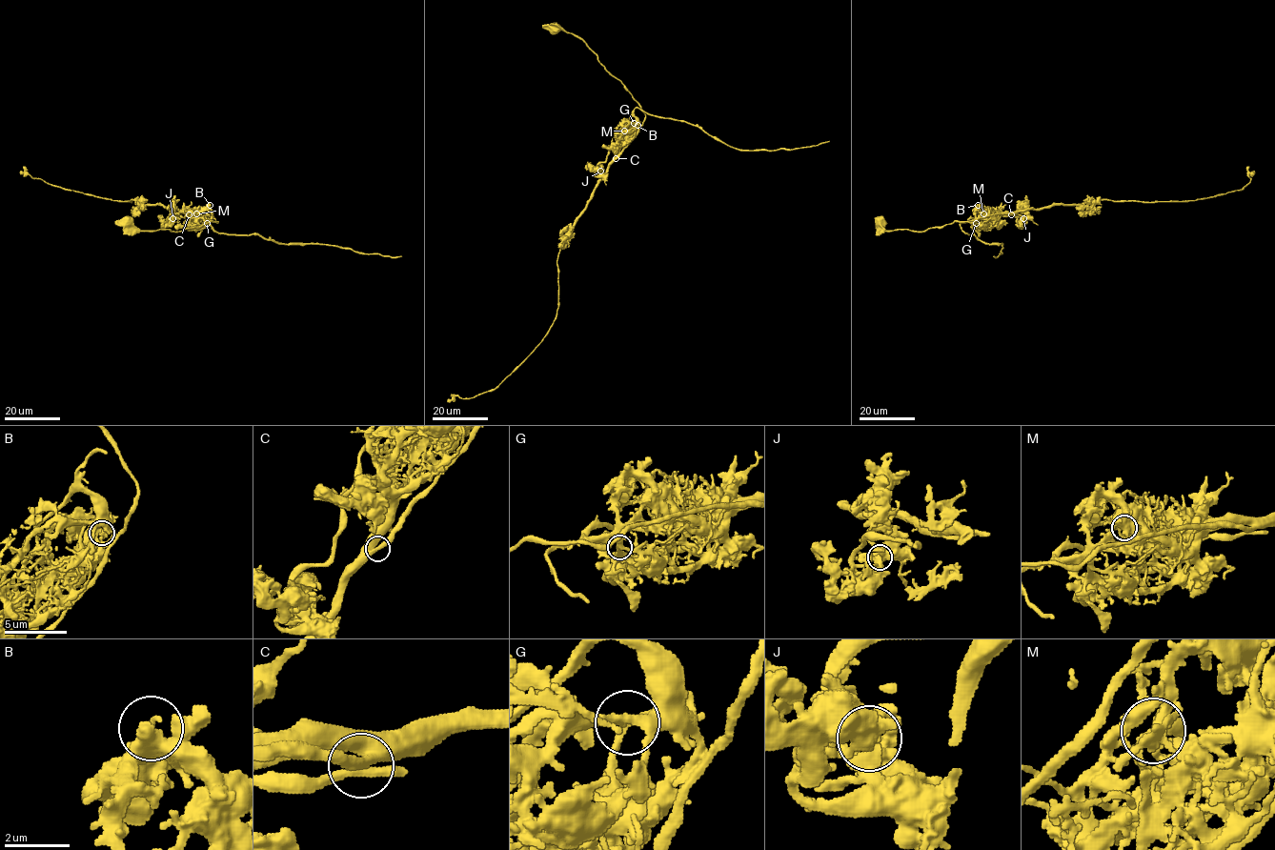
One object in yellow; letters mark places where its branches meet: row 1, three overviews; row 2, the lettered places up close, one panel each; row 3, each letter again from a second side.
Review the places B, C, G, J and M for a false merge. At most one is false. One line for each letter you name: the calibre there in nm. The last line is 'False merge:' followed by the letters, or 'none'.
M: 280 nm
False merge: M

